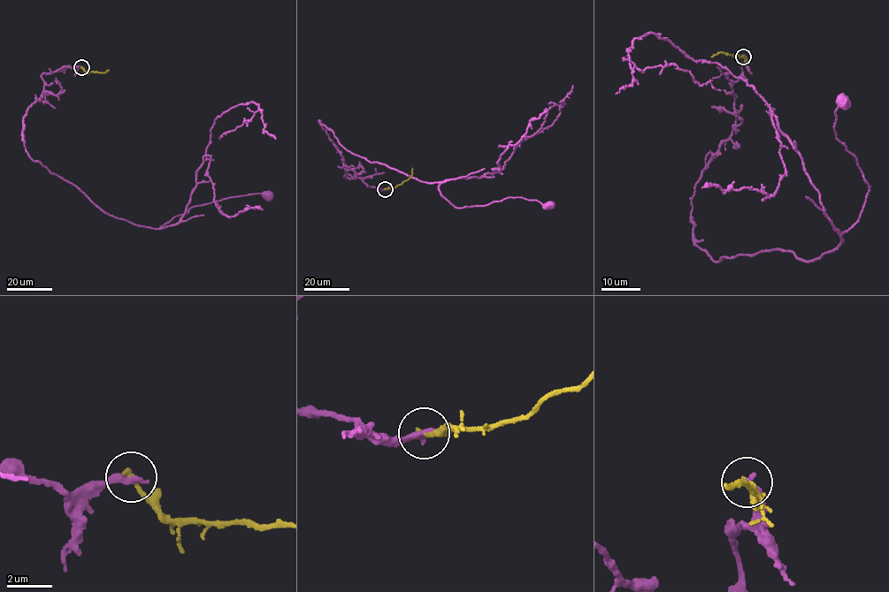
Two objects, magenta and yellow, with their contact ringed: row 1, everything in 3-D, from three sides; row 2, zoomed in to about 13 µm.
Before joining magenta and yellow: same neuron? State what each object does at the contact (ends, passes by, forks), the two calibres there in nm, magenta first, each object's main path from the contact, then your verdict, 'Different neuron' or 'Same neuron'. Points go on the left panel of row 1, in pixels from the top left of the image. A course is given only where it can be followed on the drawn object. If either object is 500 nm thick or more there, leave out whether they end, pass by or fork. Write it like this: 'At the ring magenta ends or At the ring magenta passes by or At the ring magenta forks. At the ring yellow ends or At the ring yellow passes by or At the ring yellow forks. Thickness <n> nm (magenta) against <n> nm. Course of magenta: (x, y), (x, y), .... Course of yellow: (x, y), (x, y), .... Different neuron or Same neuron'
At the ring magenta ends. At the ring yellow ends. Thickness 360 nm (magenta) against 240 nm. Course of magenta: (81, 67), (42, 75), (22, 140), (32, 159), (104, 212), (160, 228), (193, 207), (268, 195). Course of yellow: (81, 67), (86, 72), (103, 73), (108, 71). Different neuron

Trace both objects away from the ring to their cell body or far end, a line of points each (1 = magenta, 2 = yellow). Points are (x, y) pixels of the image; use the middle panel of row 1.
1: (385, 189), (345, 177), (341, 155), (318, 120), (350, 152), (438, 183), (457, 208), (519, 197), (549, 206)
2: (385, 189), (402, 184), (412, 174), (412, 168)

